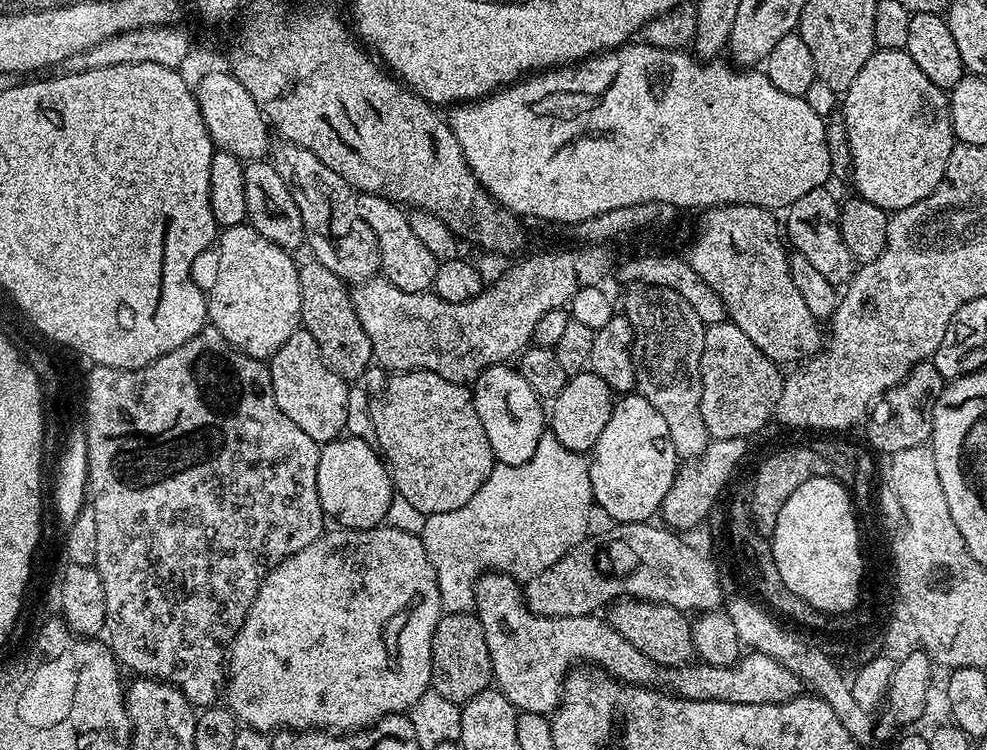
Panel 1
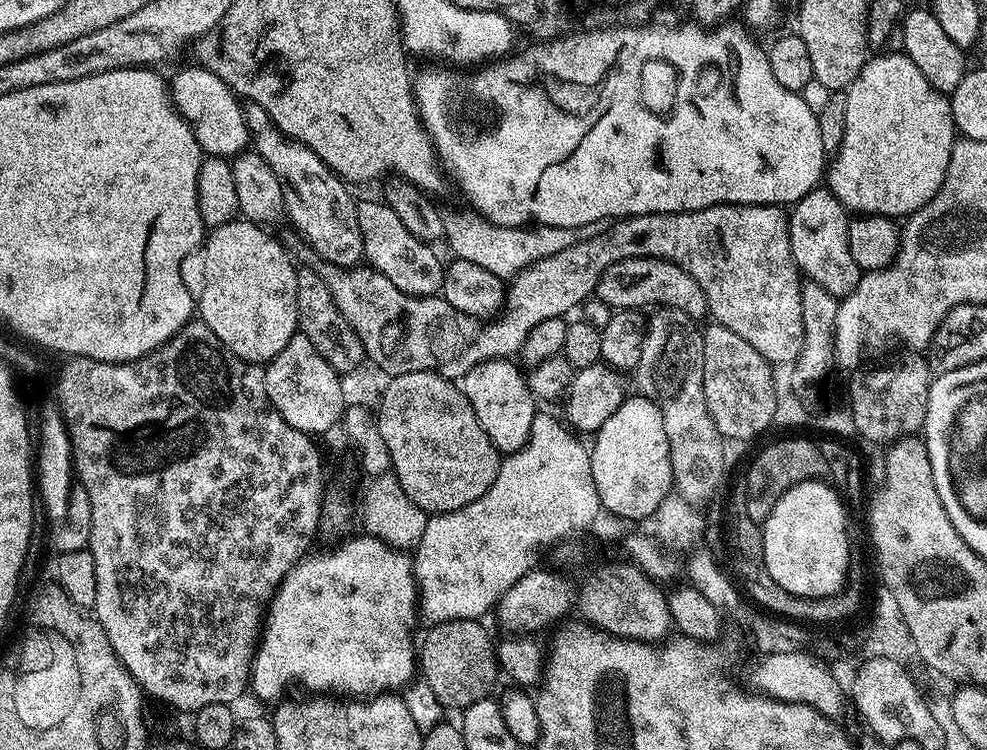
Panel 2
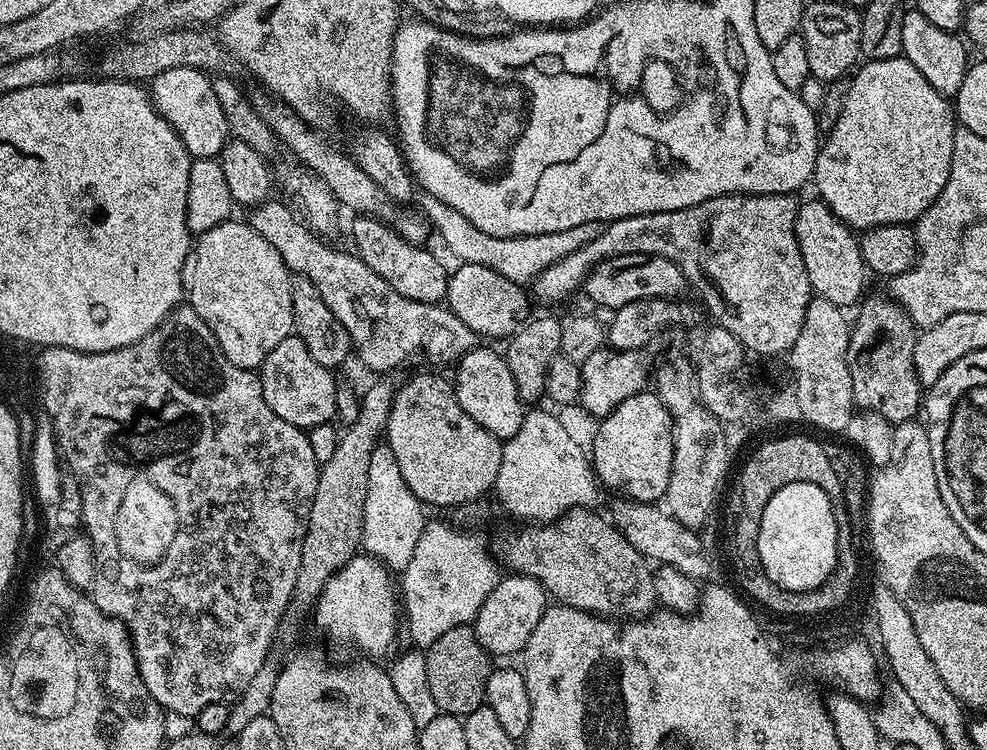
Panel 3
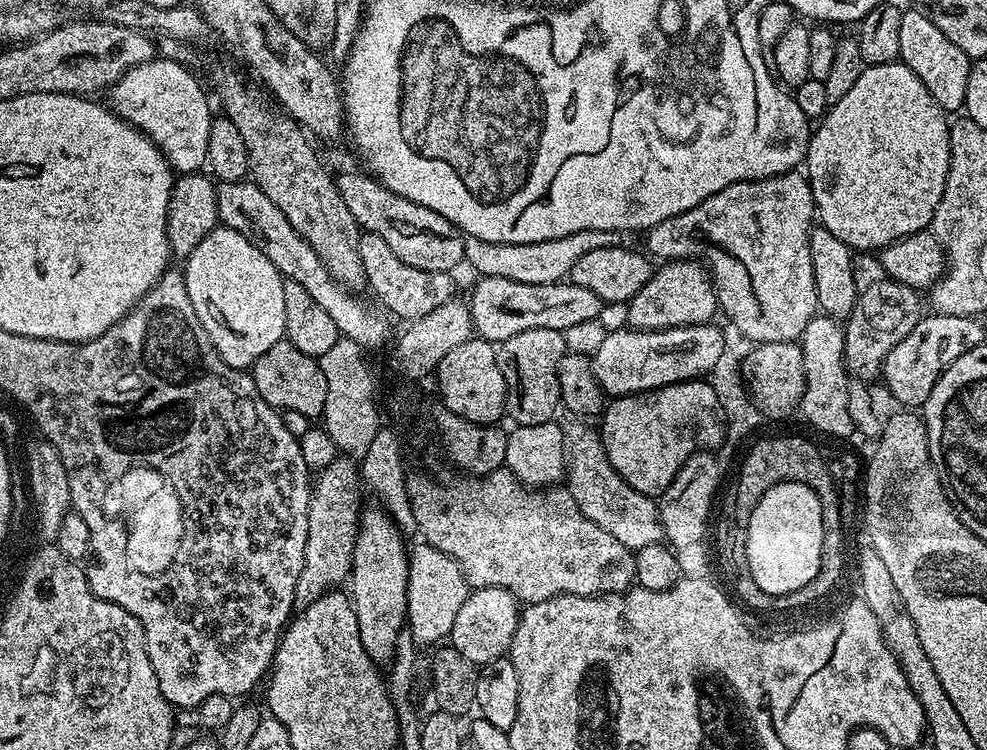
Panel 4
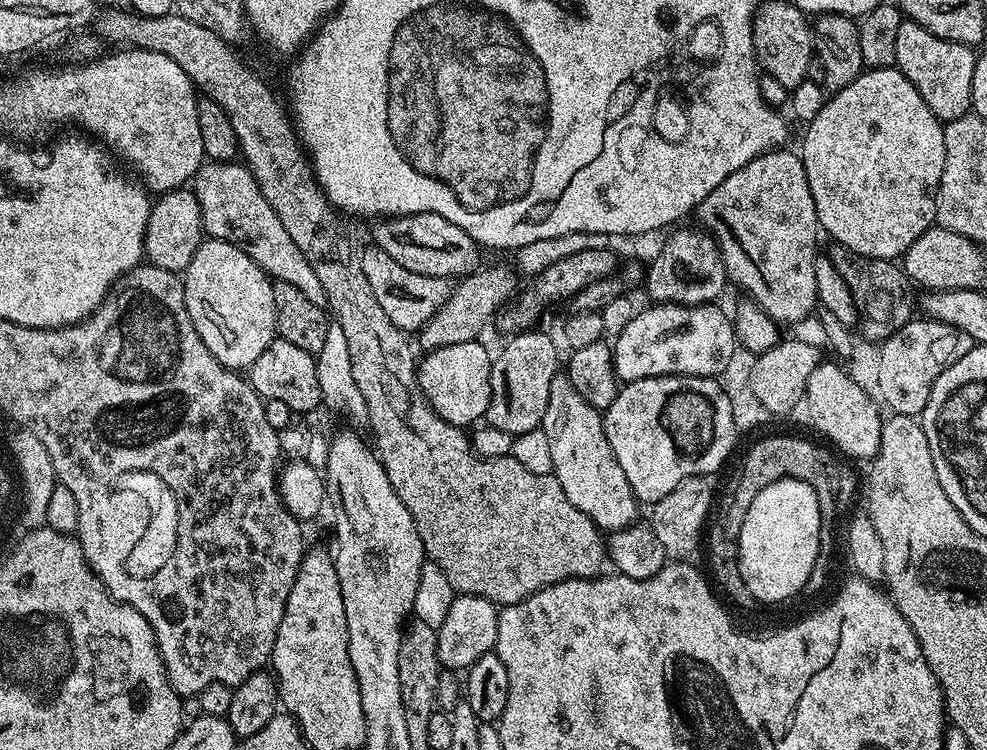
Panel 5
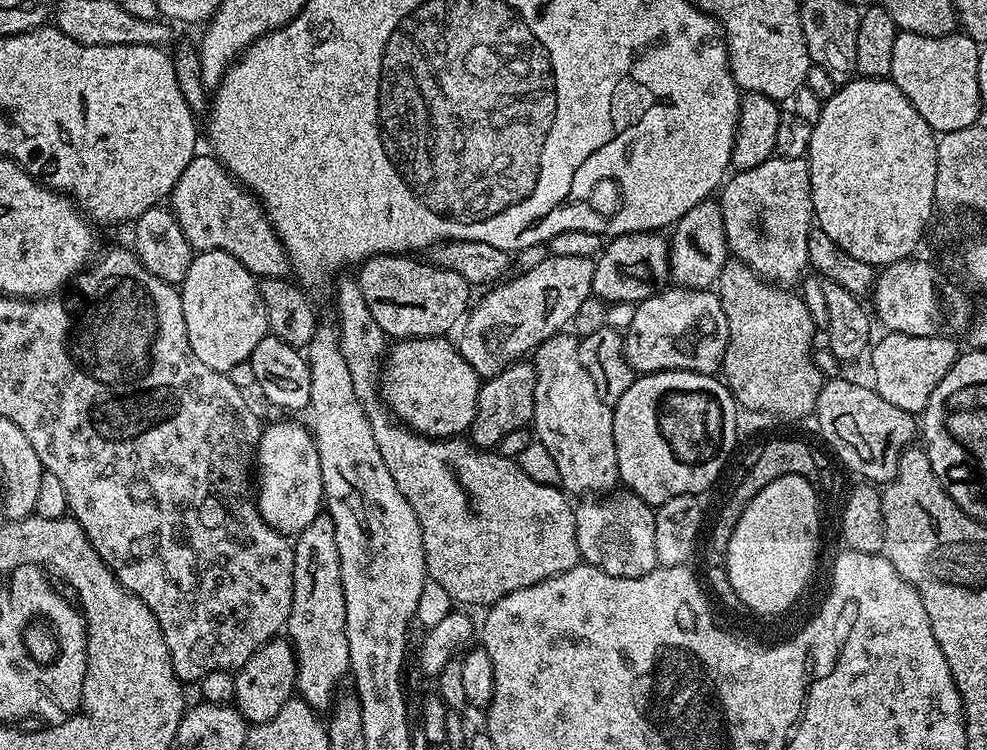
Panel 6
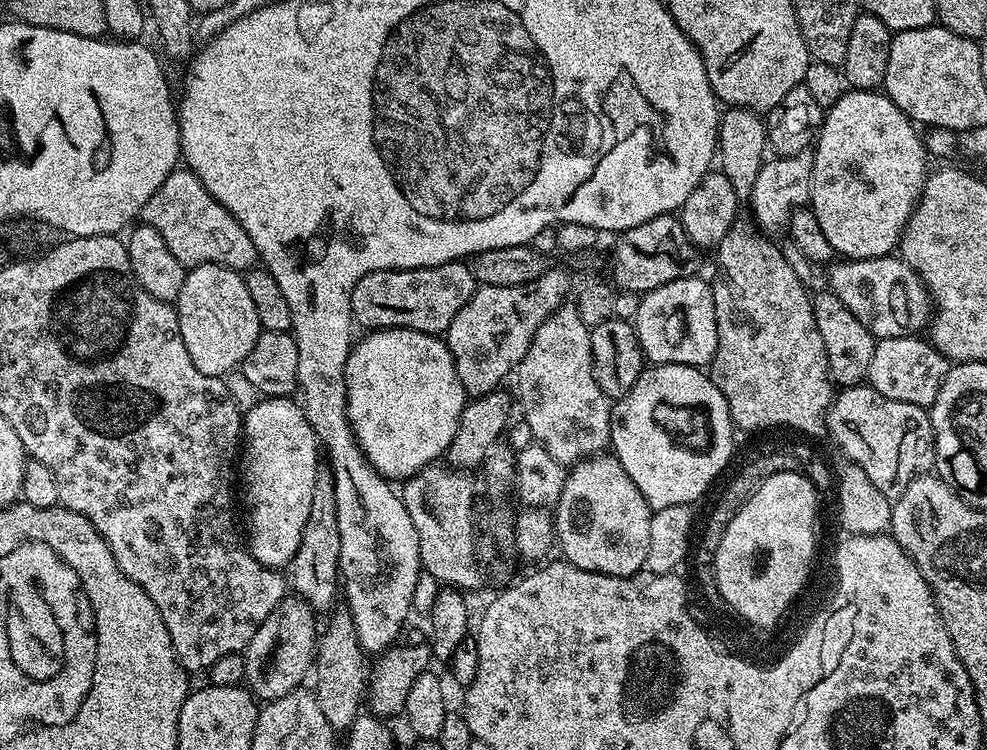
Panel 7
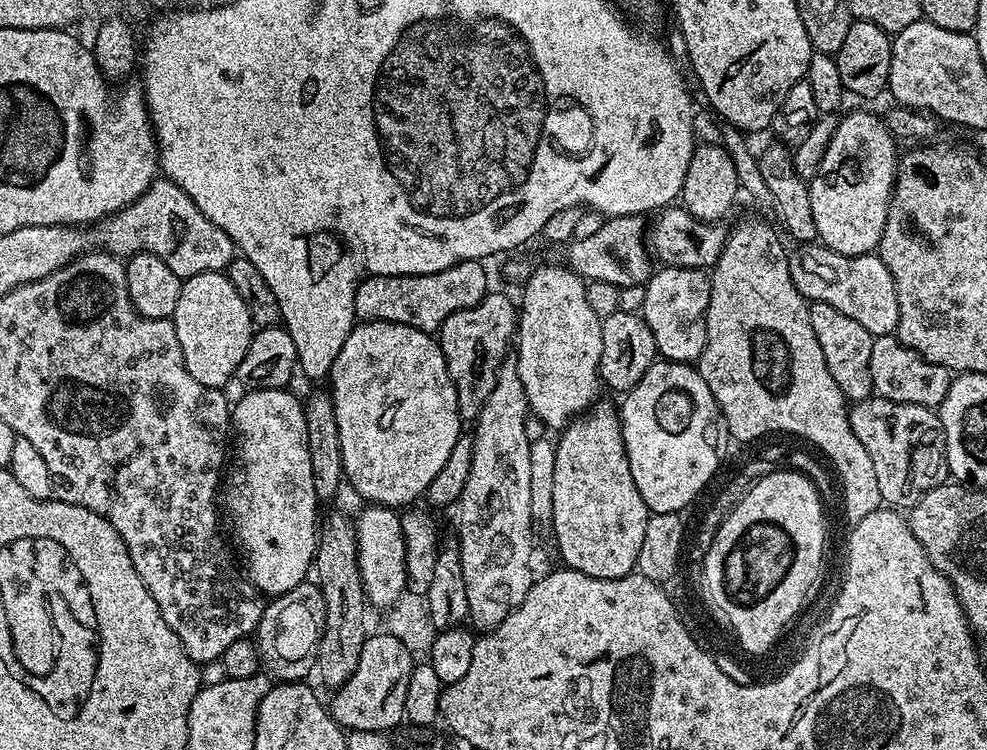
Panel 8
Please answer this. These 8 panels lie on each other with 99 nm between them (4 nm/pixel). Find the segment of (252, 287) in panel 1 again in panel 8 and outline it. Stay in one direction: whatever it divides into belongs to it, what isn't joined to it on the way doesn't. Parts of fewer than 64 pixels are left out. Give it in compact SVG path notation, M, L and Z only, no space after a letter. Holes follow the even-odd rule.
M207 272L183 281L178 294L178 306L170 317L182 346L186 370L202 386L223 389L228 379L240 371L242 358L254 335L254 325L246 302L234 286L230 286L224 272Z

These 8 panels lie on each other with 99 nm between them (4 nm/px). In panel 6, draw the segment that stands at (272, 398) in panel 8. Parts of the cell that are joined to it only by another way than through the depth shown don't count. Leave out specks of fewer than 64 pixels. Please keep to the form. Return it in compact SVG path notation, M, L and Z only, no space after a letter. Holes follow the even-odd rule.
M280 420L263 429L260 441L256 447L254 461L254 476L258 481L258 491L255 493L256 504L260 508L262 518L274 530L282 534L298 534L314 522L316 516L321 515L324 504L324 483L322 482L322 466L318 458L316 440L311 431L292 420Z

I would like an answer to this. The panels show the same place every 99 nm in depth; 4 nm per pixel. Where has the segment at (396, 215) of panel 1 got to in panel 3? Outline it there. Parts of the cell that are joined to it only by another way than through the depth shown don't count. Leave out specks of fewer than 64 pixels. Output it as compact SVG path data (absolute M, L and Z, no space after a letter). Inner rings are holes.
M356 216L352 224L352 240L356 243L355 255L360 257L378 278L390 282L398 294L410 298L414 302L439 304L448 295L449 269L444 269L444 264L432 252L427 252L427 247L411 244L402 238L392 225L383 224L373 216Z

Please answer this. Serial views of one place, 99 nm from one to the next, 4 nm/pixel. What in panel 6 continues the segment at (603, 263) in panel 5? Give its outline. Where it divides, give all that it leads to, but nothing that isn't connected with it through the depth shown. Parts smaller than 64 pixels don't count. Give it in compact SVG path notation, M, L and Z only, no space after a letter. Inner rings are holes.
M550 254L546 262L534 266L534 270L520 272L489 287L485 291L488 293L471 305L459 329L458 347L462 358L470 362L480 377L487 378L535 353L546 338L563 333L571 325L574 314L578 314L582 302L592 296L595 265L591 256L562 258Z

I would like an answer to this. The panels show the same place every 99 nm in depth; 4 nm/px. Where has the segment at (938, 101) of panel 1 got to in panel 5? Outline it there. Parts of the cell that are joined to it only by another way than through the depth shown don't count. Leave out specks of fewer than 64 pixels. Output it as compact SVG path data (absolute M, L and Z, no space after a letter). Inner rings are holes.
M874 68L865 70L850 86L841 92L829 95L824 101L822 110L813 120L807 121L804 132L804 145L798 148L798 155L804 161L806 178L810 182L810 194L814 194L814 210L818 214L818 222L823 231L832 235L837 244L854 250L854 254L862 254L870 258L882 258L895 261L903 257L904 251L927 229L936 224L936 195L942 182L942 170L946 166L946 142L944 141L944 124L936 117L934 110L922 102L922 94L914 90L910 78L900 73L899 68Z

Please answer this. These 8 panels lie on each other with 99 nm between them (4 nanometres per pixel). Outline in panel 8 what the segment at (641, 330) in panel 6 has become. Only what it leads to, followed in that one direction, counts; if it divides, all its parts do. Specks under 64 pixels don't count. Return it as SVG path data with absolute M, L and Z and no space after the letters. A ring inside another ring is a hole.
M664 266L653 271L644 288L642 315L650 326L650 334L654 334L657 353L663 359L674 360L678 364L699 361L706 346L706 310L712 289L709 273L698 268Z

